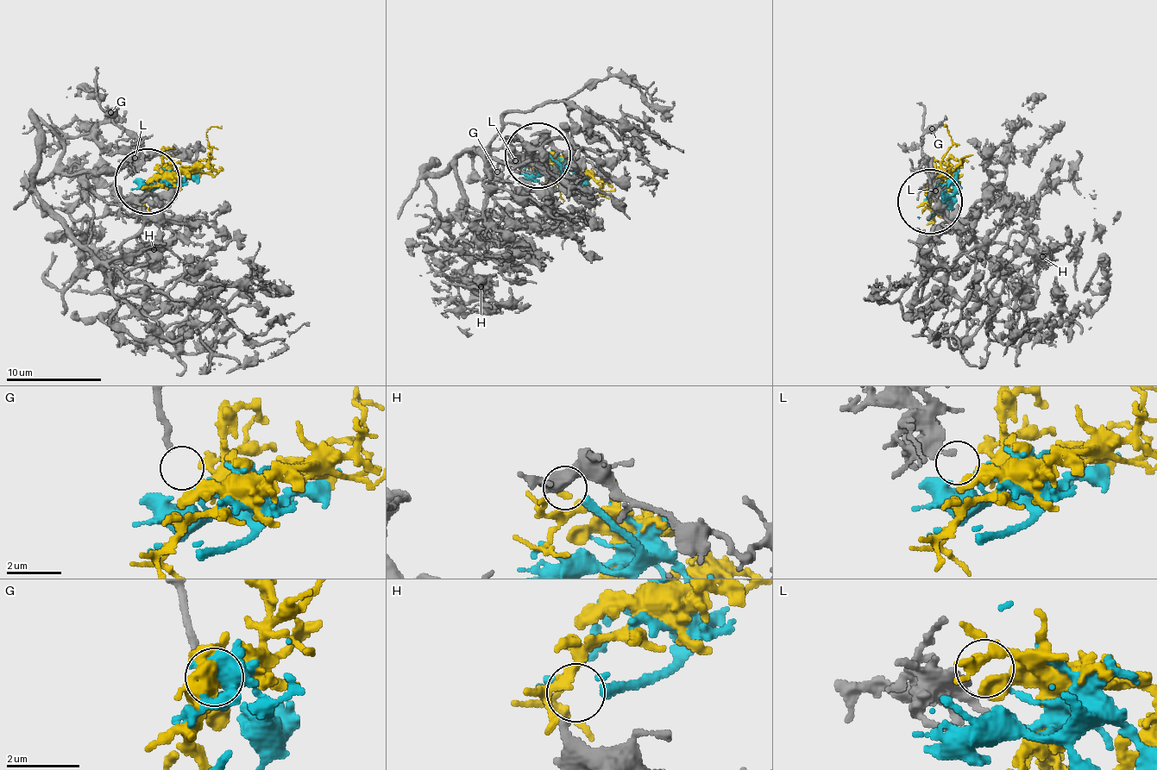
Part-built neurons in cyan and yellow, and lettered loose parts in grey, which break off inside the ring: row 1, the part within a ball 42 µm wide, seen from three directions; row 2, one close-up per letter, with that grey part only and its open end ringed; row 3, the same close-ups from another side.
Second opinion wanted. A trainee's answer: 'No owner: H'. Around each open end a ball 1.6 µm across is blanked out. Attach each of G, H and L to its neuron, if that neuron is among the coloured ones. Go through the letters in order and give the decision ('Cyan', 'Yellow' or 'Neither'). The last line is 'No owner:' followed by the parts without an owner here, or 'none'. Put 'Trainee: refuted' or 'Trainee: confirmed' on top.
Trainee: refuted
G: Neither
H: Cyan
L: Yellow
No owner: G

